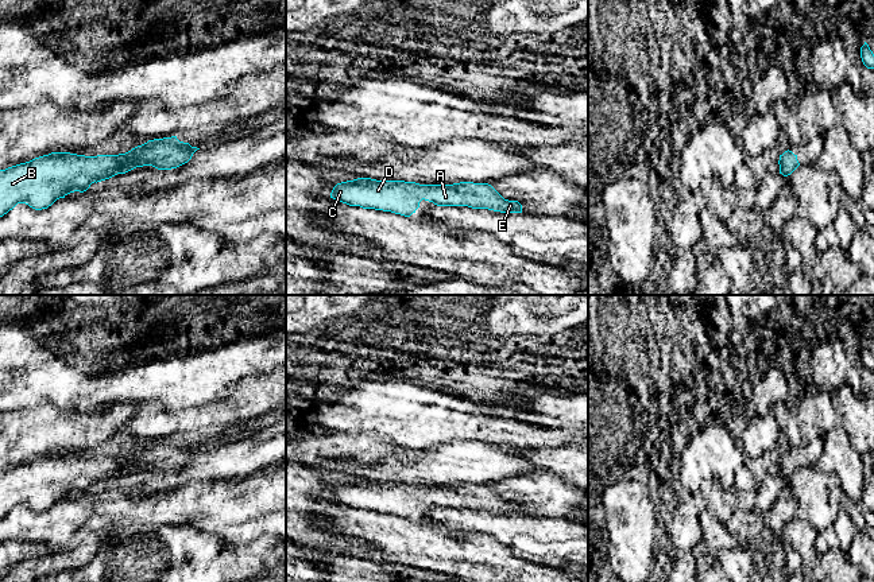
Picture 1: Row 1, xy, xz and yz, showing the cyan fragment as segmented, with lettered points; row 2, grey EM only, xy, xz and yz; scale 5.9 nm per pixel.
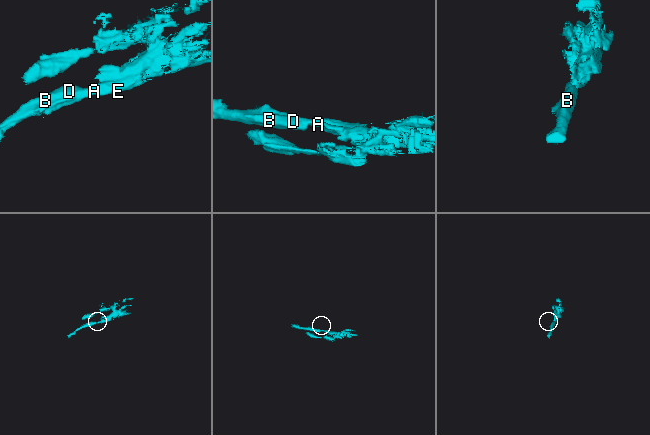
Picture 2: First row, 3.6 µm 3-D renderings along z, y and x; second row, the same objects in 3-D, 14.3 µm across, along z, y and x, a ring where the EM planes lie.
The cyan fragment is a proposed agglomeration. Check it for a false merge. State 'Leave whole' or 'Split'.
Leave whole

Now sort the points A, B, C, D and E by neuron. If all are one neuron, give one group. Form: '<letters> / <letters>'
A B C D E

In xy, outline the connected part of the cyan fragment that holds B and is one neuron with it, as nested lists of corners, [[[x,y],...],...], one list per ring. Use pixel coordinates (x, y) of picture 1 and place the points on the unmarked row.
[[[177,438],[154,441],[119,457],[85,458],[70,454],[51,454],[0,472],[0,519],[12,512],[18,505],[26,505],[35,512],[47,511],[57,501],[67,496],[86,493],[92,485],[125,476],[136,469],[152,467],[158,472],[171,472],[187,465],[200,451],[189,445],[179,443]]]

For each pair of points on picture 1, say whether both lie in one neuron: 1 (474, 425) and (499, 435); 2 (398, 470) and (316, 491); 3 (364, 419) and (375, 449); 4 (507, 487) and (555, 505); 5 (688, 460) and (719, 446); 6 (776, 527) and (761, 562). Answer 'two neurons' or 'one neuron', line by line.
1: one neuron
2: two neurons
3: two neurons
4: one neuron
5: one neuron
6: two neurons

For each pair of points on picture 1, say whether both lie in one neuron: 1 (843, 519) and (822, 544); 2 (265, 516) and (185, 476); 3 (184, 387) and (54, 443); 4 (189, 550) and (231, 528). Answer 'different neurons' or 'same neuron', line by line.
1: same neuron
2: different neurons
3: different neurons
4: different neurons

